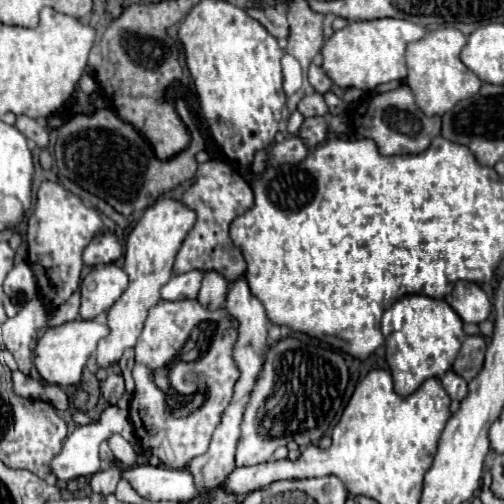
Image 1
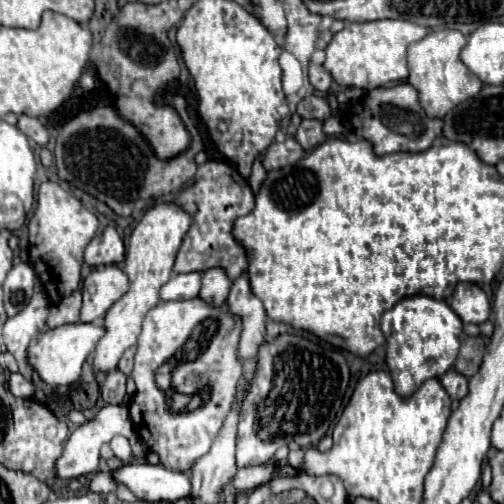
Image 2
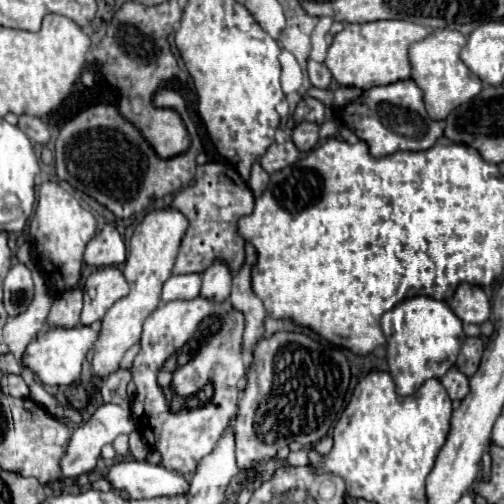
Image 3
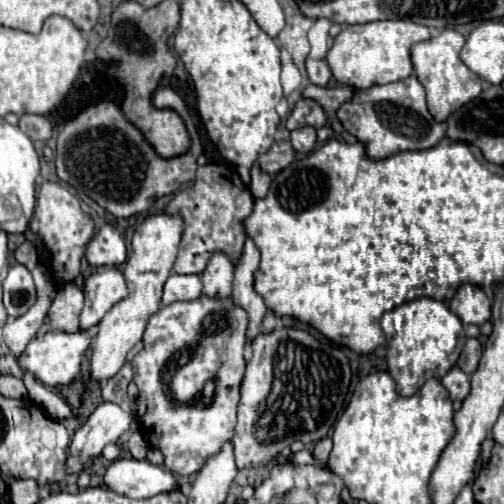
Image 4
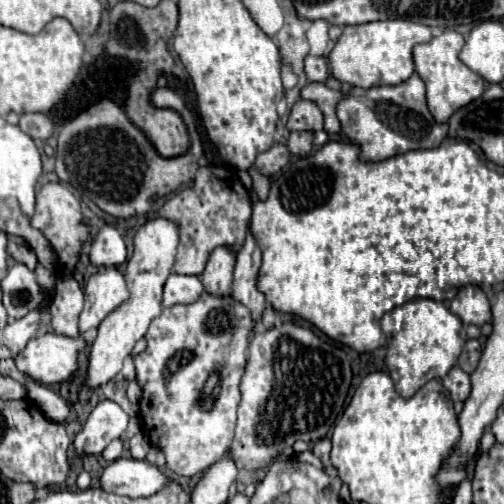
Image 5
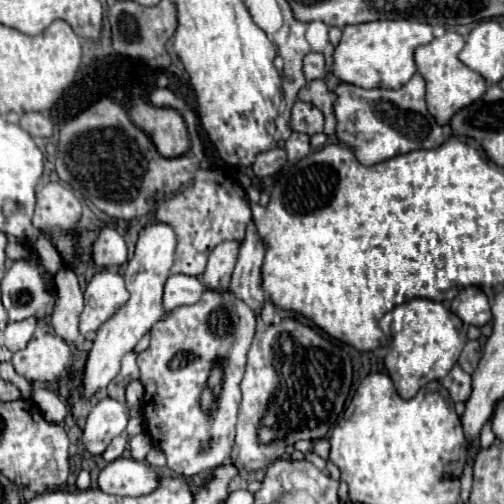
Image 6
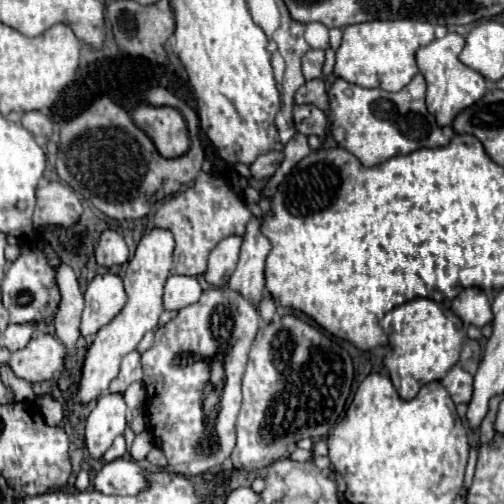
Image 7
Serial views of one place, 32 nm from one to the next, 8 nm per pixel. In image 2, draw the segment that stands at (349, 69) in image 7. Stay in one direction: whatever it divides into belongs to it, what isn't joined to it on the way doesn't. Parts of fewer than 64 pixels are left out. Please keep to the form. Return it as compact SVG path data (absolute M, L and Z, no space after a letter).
M376 20L362 24L348 22L344 30L336 32L328 44L324 68L344 88L356 86L362 90L372 90L388 82L402 82L408 78L406 50L412 42L422 40L426 34L428 28L408 20Z

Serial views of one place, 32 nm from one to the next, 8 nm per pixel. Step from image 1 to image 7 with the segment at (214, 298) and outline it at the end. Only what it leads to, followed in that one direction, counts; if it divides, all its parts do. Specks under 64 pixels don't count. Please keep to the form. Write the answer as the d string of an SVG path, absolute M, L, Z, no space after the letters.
M238 234L226 236L224 240L218 242L218 246L210 252L208 270L204 274L208 284L212 284L212 286L226 286L230 274L236 268L240 246L242 246L242 236L238 236Z

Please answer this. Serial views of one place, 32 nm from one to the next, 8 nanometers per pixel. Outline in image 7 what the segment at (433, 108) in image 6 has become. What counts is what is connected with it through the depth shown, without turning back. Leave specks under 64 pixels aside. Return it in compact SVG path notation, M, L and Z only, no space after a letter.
M448 32L444 38L436 38L434 42L430 42L428 46L424 46L416 52L418 68L424 74L426 84L428 84L428 92L426 92L428 112L436 118L438 126L442 126L442 128L452 126L452 120L464 108L470 108L472 104L476 104L476 100L480 100L480 96L484 96L484 92L488 90L486 78L460 62L458 56L460 56L462 48L464 48L464 38L456 32Z

